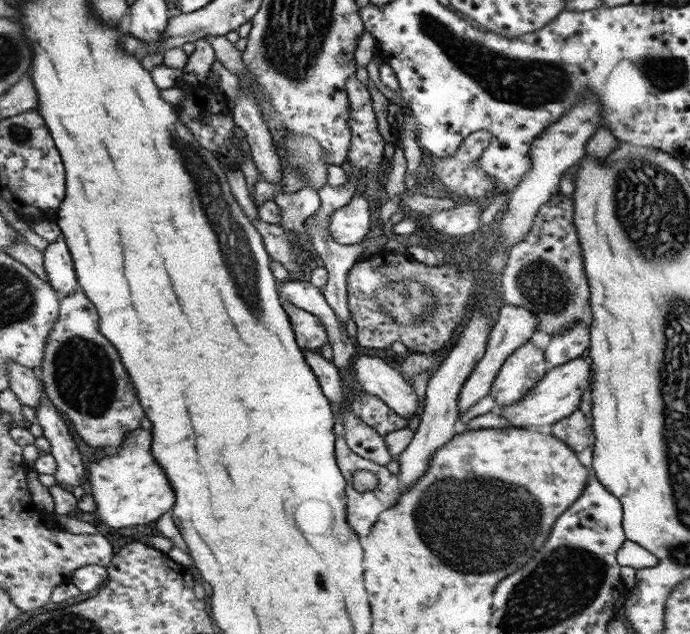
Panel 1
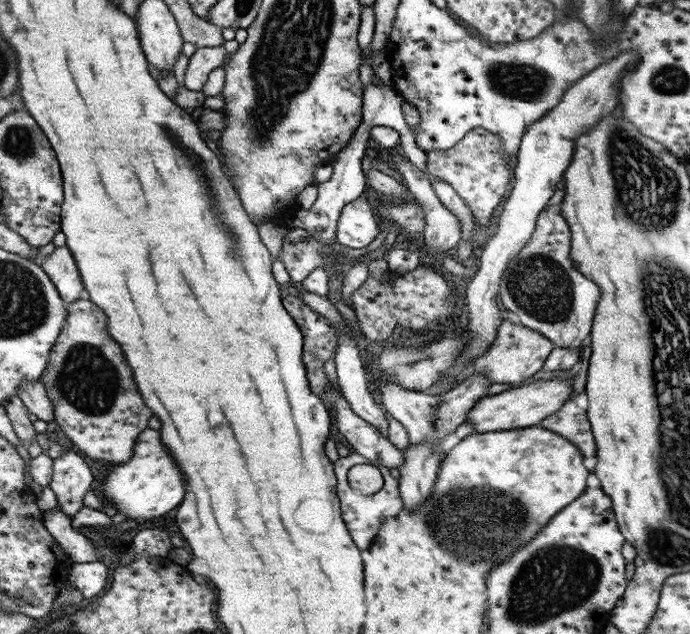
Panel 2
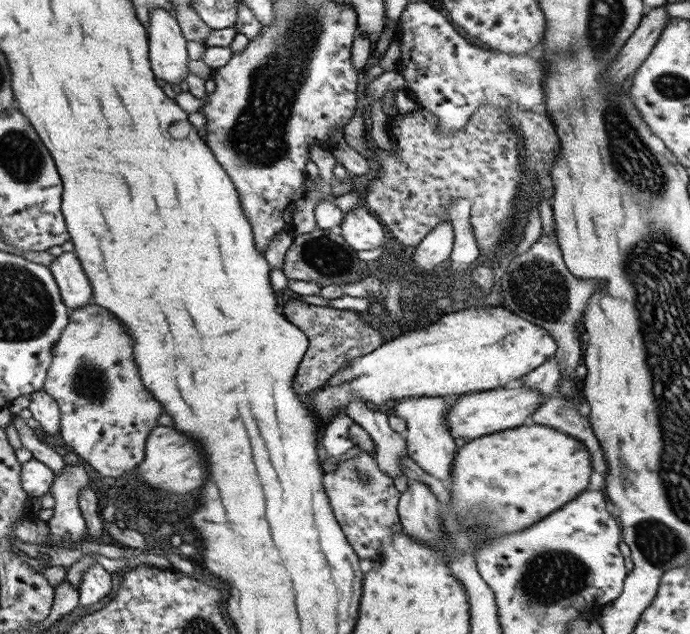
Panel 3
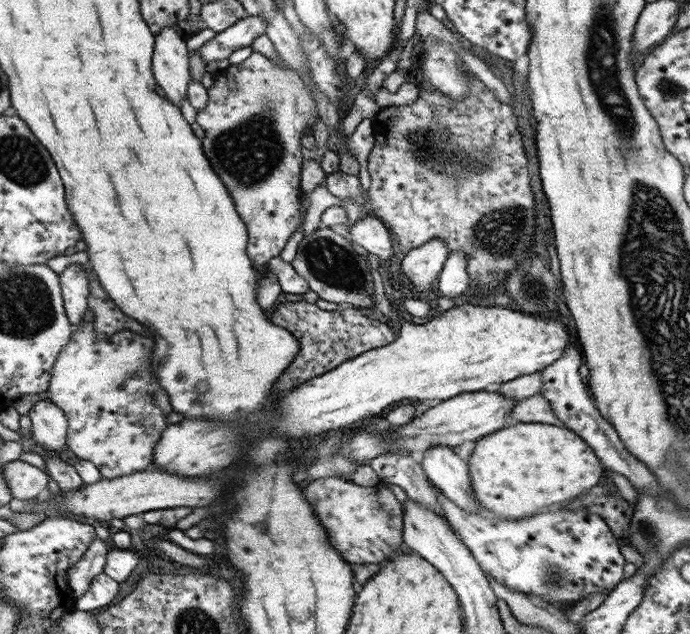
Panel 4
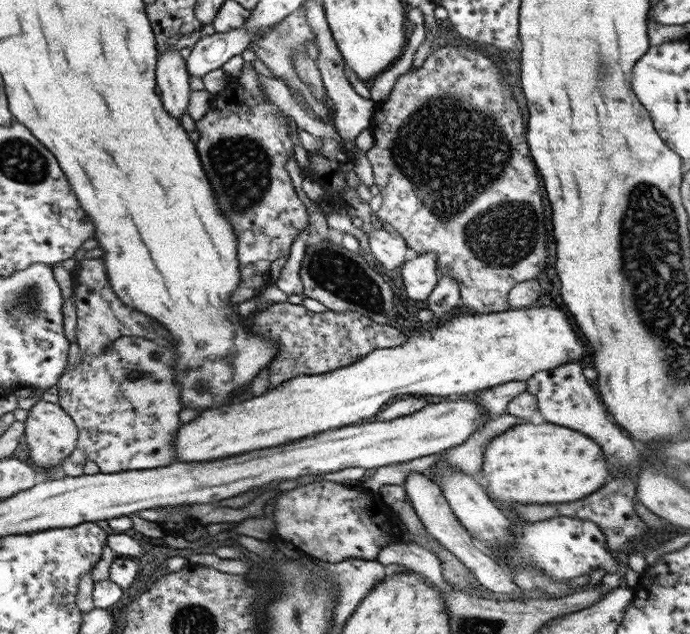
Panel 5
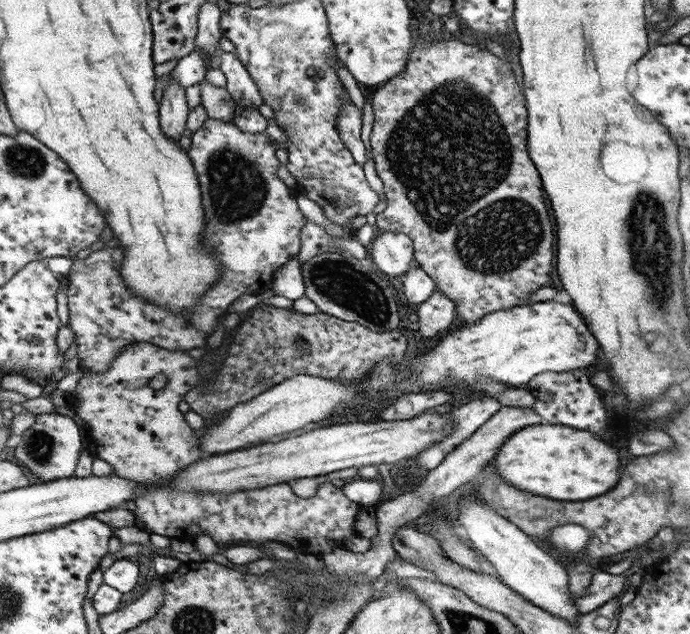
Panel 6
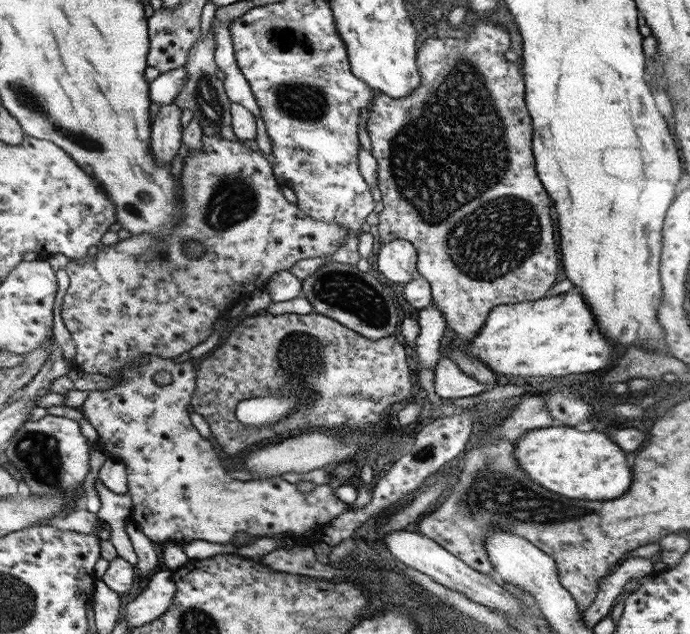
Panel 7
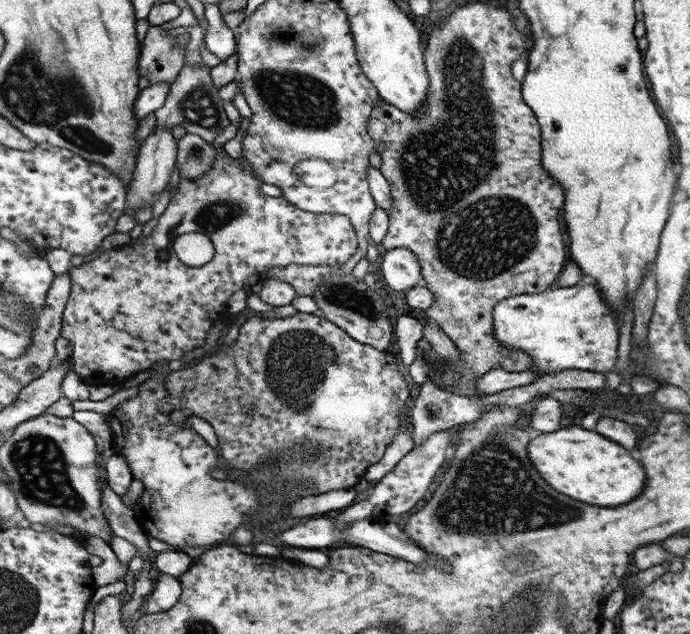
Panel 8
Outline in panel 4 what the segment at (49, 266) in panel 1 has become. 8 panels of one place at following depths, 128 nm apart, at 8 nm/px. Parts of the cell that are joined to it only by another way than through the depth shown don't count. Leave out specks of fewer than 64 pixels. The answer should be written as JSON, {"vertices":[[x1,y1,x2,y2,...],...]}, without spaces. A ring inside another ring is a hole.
{"vertices":[[71,263,59,275,61,276,62,292,65,295,67,316,74,325,78,325,87,316,89,310,90,283,87,266]]}

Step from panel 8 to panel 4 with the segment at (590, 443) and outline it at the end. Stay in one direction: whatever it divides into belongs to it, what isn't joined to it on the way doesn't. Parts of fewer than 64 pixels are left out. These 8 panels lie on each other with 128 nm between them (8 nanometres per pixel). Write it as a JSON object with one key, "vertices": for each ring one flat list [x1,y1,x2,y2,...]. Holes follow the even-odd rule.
{"vertices":[[522,422,494,431,475,441,475,447,468,460,471,487,475,499,482,508,488,510,491,518,496,519,496,516,506,520,528,518,552,504,574,498,598,484,602,476,598,456,594,456,590,446,578,434,558,426,542,422]]}

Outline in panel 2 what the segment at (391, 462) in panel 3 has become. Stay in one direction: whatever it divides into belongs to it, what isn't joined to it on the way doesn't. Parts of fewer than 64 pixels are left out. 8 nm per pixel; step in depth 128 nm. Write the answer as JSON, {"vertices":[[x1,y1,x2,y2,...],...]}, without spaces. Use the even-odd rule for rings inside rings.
{"vertices":[[342,331,339,334,338,352,336,352,335,356,334,364,336,364,336,378,338,379,342,394,348,399,352,410,358,413,360,418,366,419,369,423,372,423,372,426,375,426,387,438,387,430,389,429,389,422,387,420,388,415,386,415,386,412,378,403,373,390,370,389,368,374,362,365,360,352,357,349,355,340,348,331]]}

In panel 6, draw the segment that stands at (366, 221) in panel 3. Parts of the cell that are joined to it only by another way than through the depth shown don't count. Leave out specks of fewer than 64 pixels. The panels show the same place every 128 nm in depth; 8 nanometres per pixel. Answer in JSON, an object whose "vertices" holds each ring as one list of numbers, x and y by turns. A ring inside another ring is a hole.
{"vertices":[[384,232,374,236,367,251,378,270,400,278,410,270,414,258,412,239,402,233]]}

